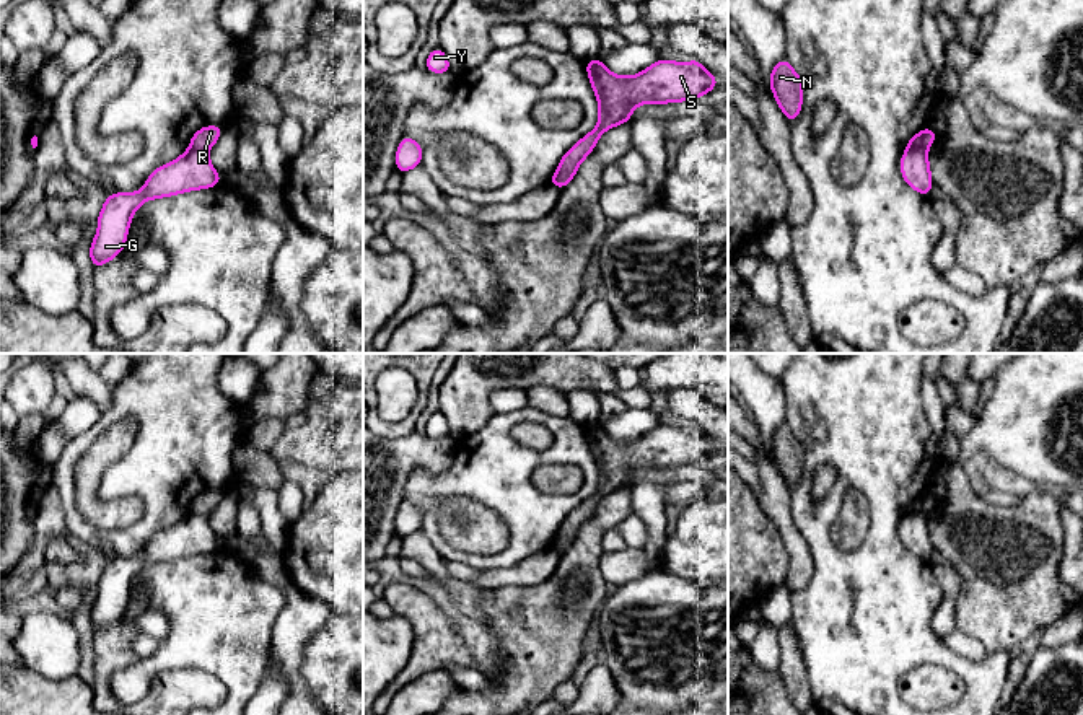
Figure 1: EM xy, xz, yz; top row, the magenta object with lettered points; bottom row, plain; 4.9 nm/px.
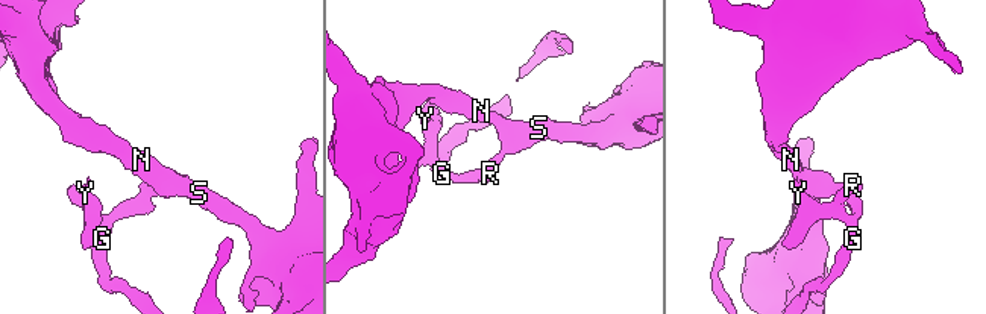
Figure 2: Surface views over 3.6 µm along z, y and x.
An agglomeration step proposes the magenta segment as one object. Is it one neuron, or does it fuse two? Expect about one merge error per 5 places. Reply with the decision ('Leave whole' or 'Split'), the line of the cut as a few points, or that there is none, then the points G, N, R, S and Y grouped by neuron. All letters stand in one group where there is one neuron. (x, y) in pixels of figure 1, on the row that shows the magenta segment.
Split. Split along yz (909, 147), (922, 147), (925, 150). Groups: G Y / N R S

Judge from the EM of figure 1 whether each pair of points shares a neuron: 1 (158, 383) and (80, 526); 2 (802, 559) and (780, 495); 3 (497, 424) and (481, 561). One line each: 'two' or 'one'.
1: one
2: one
3: one

